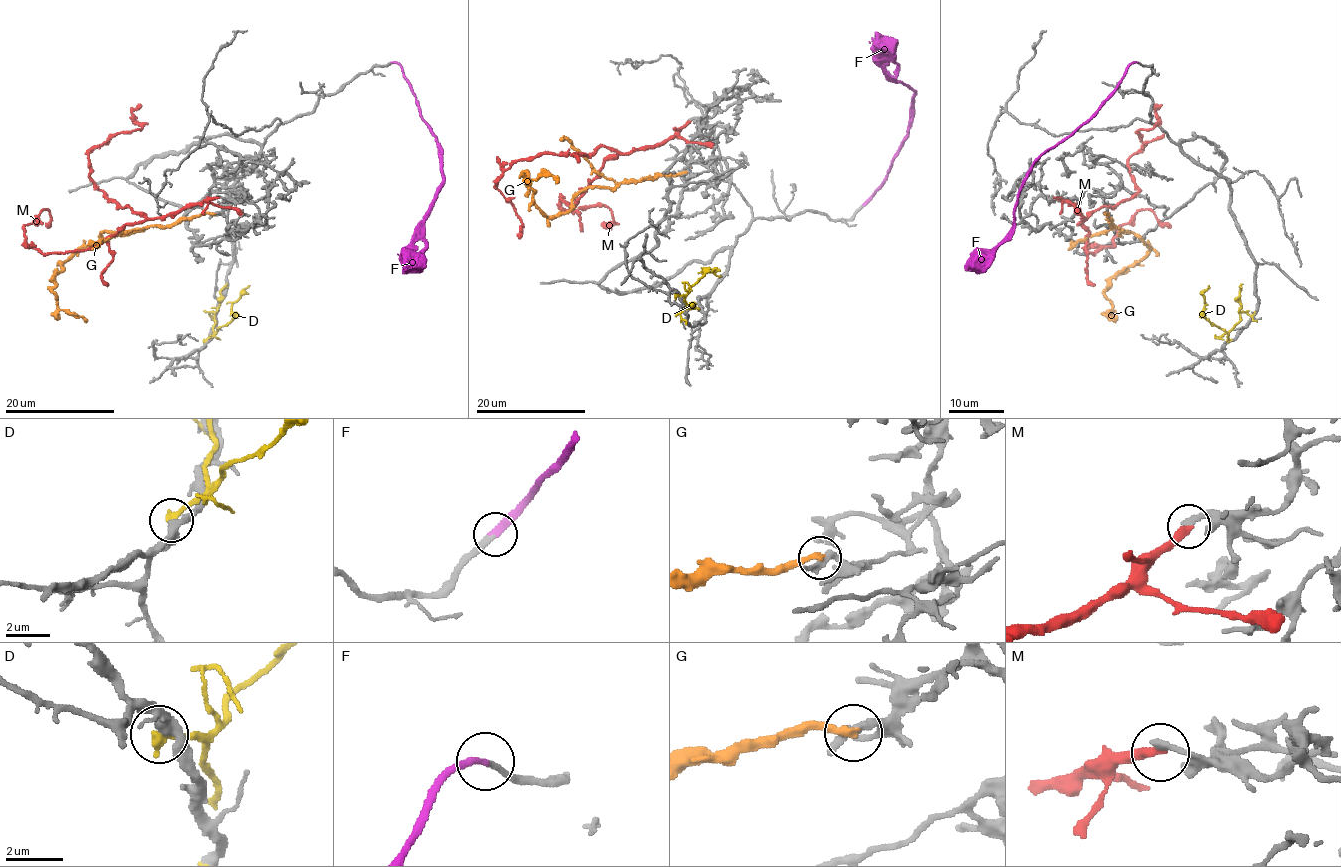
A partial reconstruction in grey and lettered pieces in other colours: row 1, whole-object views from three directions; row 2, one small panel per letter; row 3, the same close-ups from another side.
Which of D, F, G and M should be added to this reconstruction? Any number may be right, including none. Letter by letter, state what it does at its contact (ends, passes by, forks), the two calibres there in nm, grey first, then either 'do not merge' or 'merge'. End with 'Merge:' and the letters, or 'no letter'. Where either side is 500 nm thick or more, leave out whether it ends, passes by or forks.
D: it ends there; 360 nm thick on the grey side, 360 nm on the other; do not merge
F: it ends there; 240 nm thick on the grey side, 280 nm on the other; merge
G: it ends there; 380 nm thick on the grey side, 280 nm on the other; do not merge
M: it ends there; 280 nm thick on the grey side, 360 nm on the other; do not merge
Merge: F

